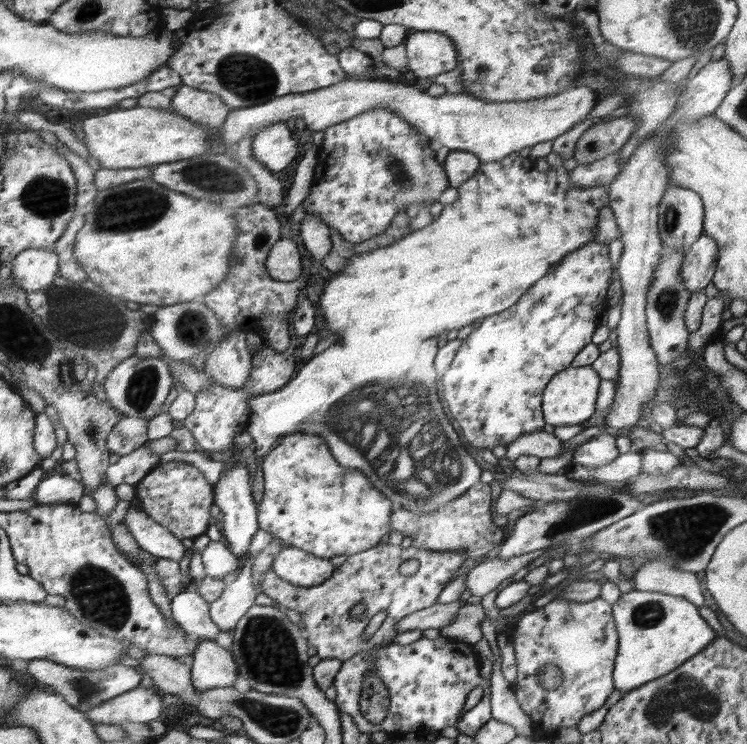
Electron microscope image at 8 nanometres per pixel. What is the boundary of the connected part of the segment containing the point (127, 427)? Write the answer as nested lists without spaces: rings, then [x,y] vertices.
[[[125,416],[108,436],[108,449],[111,454],[126,456],[146,444],[149,441],[149,422],[146,418]]]

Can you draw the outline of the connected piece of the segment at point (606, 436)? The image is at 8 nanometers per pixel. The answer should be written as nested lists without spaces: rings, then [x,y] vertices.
[[[604,432],[575,448],[572,464],[595,469],[612,462],[618,455],[616,433]]]

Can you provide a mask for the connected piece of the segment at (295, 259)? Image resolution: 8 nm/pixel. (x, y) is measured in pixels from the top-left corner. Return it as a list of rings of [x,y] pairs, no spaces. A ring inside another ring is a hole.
[[[288,238],[278,240],[268,252],[265,267],[268,268],[270,279],[274,281],[290,283],[298,279],[303,274],[298,246]]]

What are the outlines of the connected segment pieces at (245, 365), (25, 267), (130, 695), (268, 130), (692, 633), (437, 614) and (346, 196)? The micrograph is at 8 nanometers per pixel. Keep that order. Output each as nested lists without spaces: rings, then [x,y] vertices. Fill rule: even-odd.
[[[231,330],[203,361],[204,372],[215,382],[230,388],[241,388],[251,376],[253,355],[246,344],[246,332]]]
[[[52,247],[25,250],[14,263],[16,283],[30,294],[50,287],[61,275],[61,255]]]
[[[139,685],[93,708],[87,714],[94,724],[148,723],[160,716],[162,701],[156,692]]]
[[[274,123],[254,135],[252,157],[277,174],[298,156],[298,142],[286,123]]]
[[[632,589],[611,607],[618,634],[614,688],[623,695],[672,673],[688,658],[701,653],[716,638],[714,630],[698,614],[696,604],[682,596]]]
[[[458,599],[445,604],[437,603],[419,610],[417,613],[409,614],[409,617],[398,623],[396,633],[404,633],[408,630],[420,630],[422,632],[428,629],[442,630],[444,626],[448,626],[454,620],[454,615],[464,605],[466,603]]]
[[[386,107],[375,108],[349,118],[348,121],[324,129],[324,141],[319,146],[314,178],[302,206],[306,215],[316,215],[329,228],[337,230],[348,242],[354,244],[377,237],[389,228],[398,213],[410,205],[431,206],[448,188],[445,168],[436,162],[428,146],[428,135],[409,125],[400,115]]]

